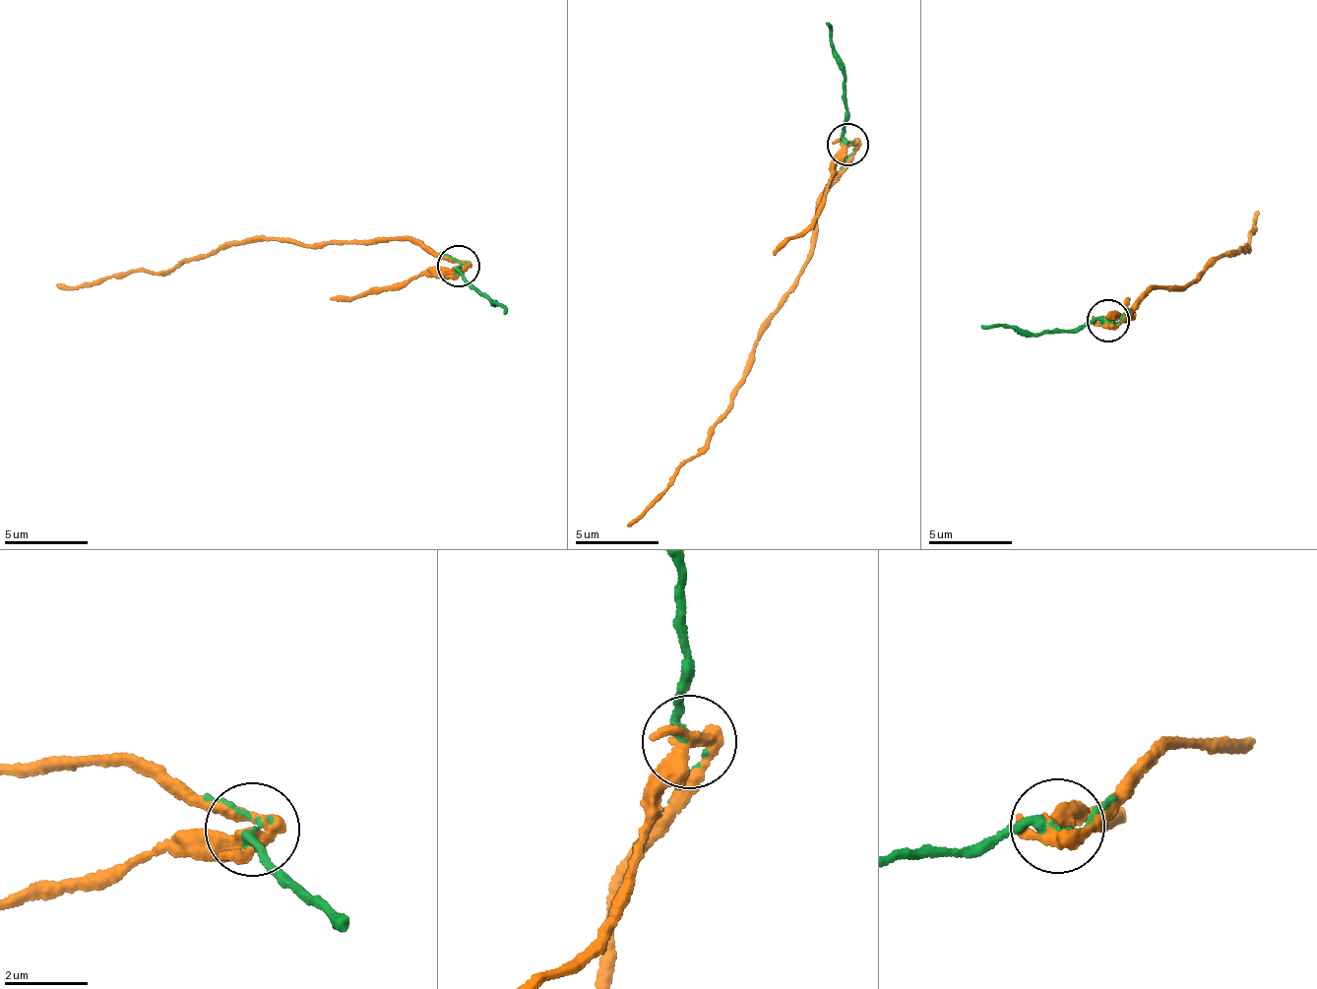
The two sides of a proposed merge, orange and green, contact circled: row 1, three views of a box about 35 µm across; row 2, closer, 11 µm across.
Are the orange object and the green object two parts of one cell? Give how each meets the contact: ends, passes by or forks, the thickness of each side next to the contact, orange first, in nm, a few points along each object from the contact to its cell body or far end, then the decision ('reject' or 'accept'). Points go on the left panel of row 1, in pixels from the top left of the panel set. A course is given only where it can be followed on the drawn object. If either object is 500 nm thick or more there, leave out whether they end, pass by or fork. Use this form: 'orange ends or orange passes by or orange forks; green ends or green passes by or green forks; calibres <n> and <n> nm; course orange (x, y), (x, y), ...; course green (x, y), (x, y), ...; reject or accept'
orange forks; green passes by; calibres 320 and 170 nm; course orange (458, 268), (460, 260), (382, 236), (313, 244), (260, 234), (162, 273), (129, 271), (81, 287), (56, 285); course green (458, 268), (505, 313); reject

